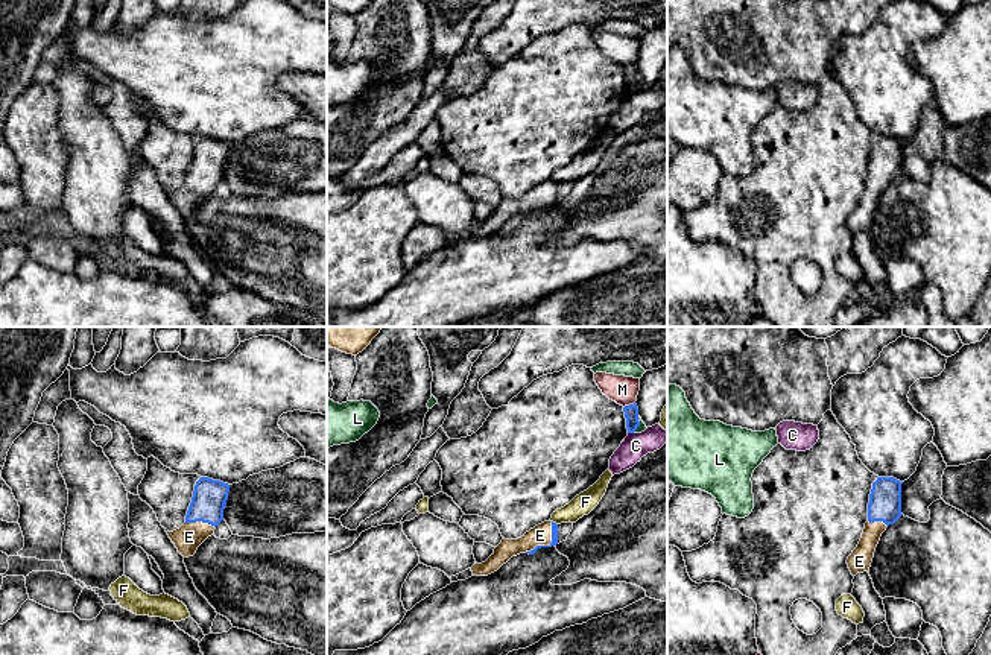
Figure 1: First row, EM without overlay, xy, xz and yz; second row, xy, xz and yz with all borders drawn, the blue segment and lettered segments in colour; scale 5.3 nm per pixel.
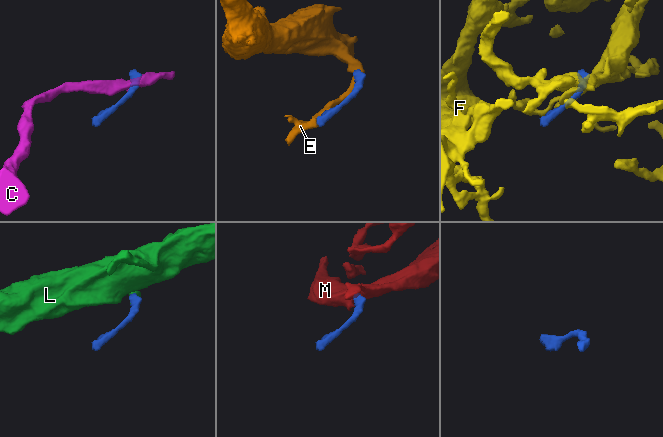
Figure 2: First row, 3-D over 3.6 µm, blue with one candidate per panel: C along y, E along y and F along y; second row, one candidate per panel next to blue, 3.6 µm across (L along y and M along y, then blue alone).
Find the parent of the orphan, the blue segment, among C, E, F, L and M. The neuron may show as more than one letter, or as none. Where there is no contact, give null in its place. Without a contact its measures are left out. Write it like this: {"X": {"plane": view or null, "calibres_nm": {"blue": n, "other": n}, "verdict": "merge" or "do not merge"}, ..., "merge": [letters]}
{"C": {"plane": "xz", "calibres_nm": {"blue": 80, "other": 140}, "verdict": "do not merge"}, "E": {"plane": "xz", "calibres_nm": {"blue": 30, "other": 110}, "verdict": "merge"}, "F": {"plane": "xz", "calibres_nm": {"blue": 30, "other": 110}, "verdict": "do not merge"}, "L": {"plane": "xz", "calibres_nm": {"blue": 80, "other": 50}, "verdict": "do not merge"}, "M": {"plane": "xz", "calibres_nm": {"blue": 80, "other": 150}, "verdict": "do not merge"}, "merge": ["E"]}

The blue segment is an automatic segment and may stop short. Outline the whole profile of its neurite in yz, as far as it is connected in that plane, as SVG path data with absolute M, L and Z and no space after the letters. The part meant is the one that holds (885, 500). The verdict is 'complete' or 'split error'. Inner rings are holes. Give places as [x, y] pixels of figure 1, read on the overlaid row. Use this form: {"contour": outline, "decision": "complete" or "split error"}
{"contour": "M877 477L872 483L868 503L868 521L865 523L857 547L847 559L853 576L869 571L882 533L903 515L901 483L894 477Z", "decision": "split error"}

